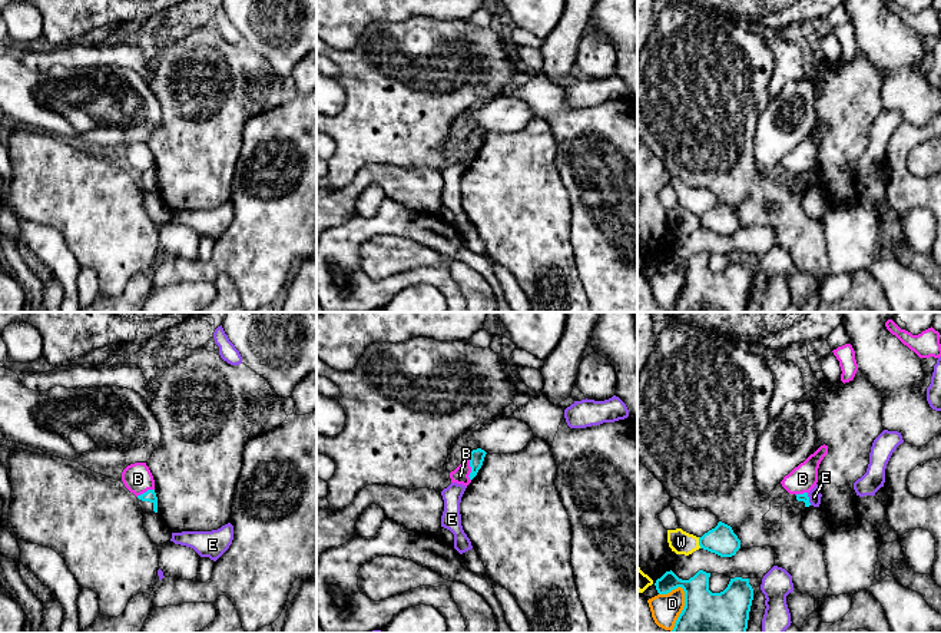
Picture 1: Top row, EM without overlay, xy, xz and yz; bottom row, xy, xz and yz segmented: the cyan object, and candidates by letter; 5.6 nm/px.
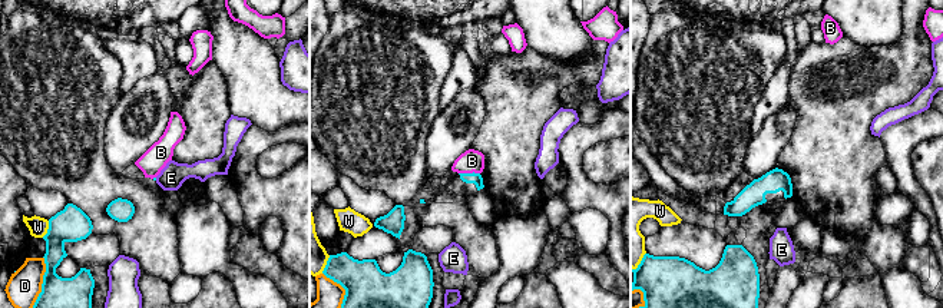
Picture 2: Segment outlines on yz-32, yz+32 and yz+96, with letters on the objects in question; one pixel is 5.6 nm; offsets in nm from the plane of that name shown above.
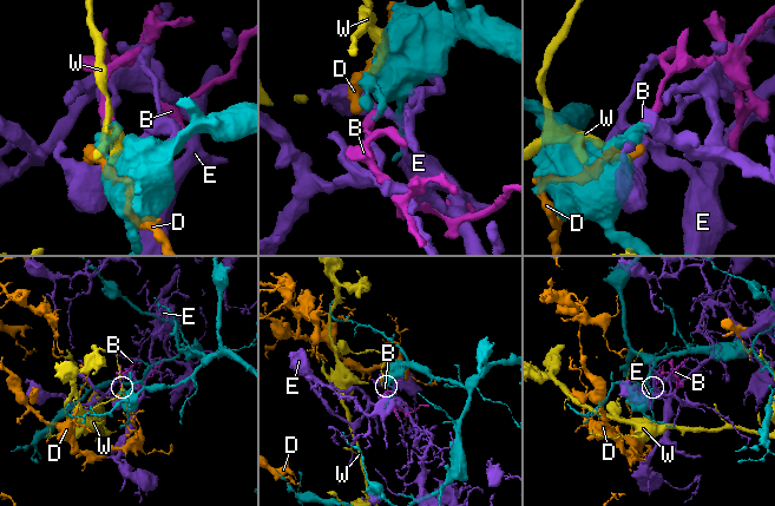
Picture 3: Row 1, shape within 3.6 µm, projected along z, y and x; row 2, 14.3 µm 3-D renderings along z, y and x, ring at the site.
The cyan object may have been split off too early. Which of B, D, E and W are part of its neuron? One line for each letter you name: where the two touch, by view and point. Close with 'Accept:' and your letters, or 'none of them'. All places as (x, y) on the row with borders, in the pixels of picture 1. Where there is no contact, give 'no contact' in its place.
Accept: none of them

